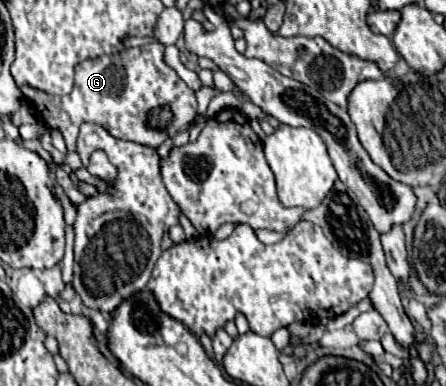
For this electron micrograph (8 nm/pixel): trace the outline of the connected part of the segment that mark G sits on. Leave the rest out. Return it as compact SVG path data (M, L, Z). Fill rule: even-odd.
M157 41L135 47L135 49L125 49L119 55L103 55L103 57L87 59L87 61L79 63L75 67L75 87L73 87L71 95L67 95L67 97L53 97L53 95L39 91L39 89L29 87L29 85L23 85L21 93L25 95L25 101L31 105L33 113L37 117L41 117L45 125L55 127L63 133L63 139L67 143L67 151L75 151L75 139L77 139L77 133L79 133L79 123L83 123L83 121L99 123L101 127L105 127L115 137L133 139L139 145L147 145L147 147L157 150L164 143L164 138L168 136L168 133L173 133L173 131L171 131L171 127L169 127L167 133L149 128L147 125L147 111L149 109L153 109L157 105L169 105L171 111L173 111L173 123L185 123L185 129L189 129L195 123L195 117L197 117L195 91L191 87L187 87L185 81L181 81L177 77L177 73L163 63L161 43L157 43Z

